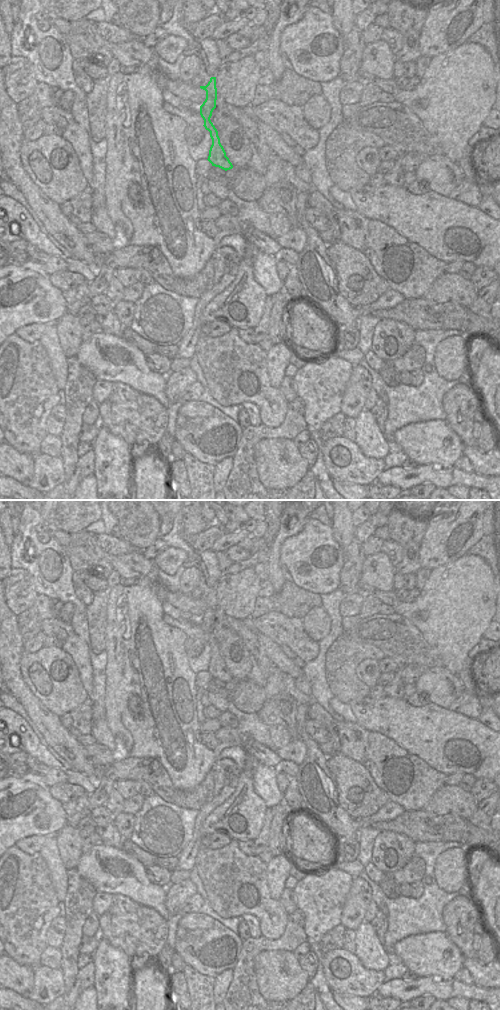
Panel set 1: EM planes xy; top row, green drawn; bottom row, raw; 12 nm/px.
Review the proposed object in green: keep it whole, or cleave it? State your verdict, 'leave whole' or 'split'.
leave whole

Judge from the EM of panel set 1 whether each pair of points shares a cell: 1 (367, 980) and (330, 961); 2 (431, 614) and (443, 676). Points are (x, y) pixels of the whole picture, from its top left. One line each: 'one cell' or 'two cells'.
1: one cell
2: two cells

